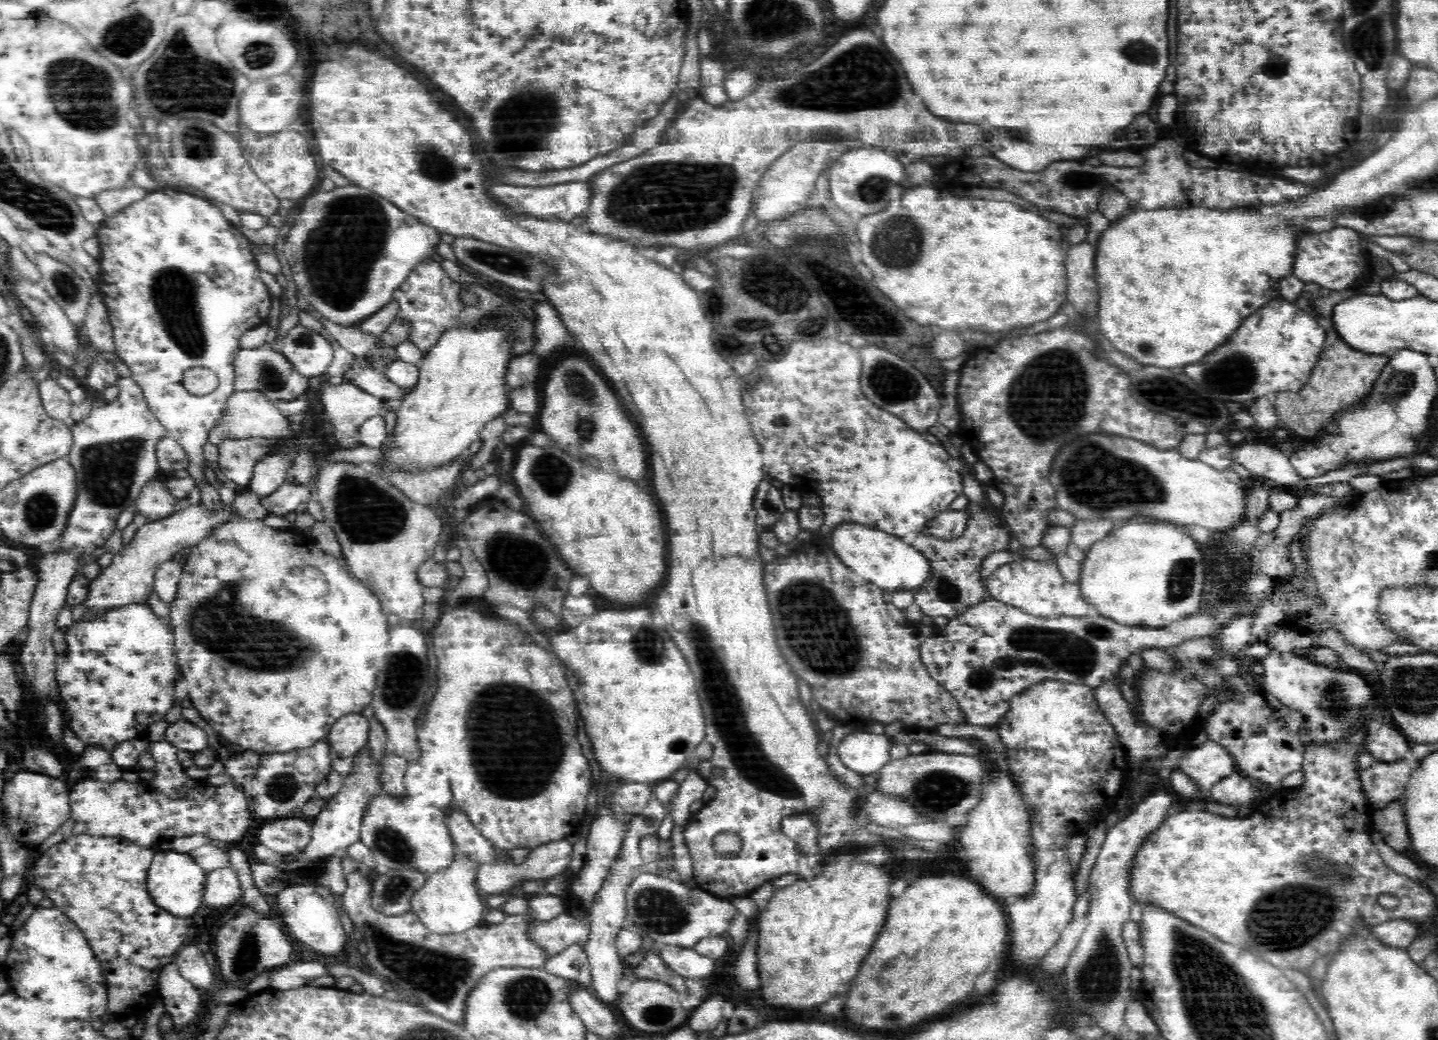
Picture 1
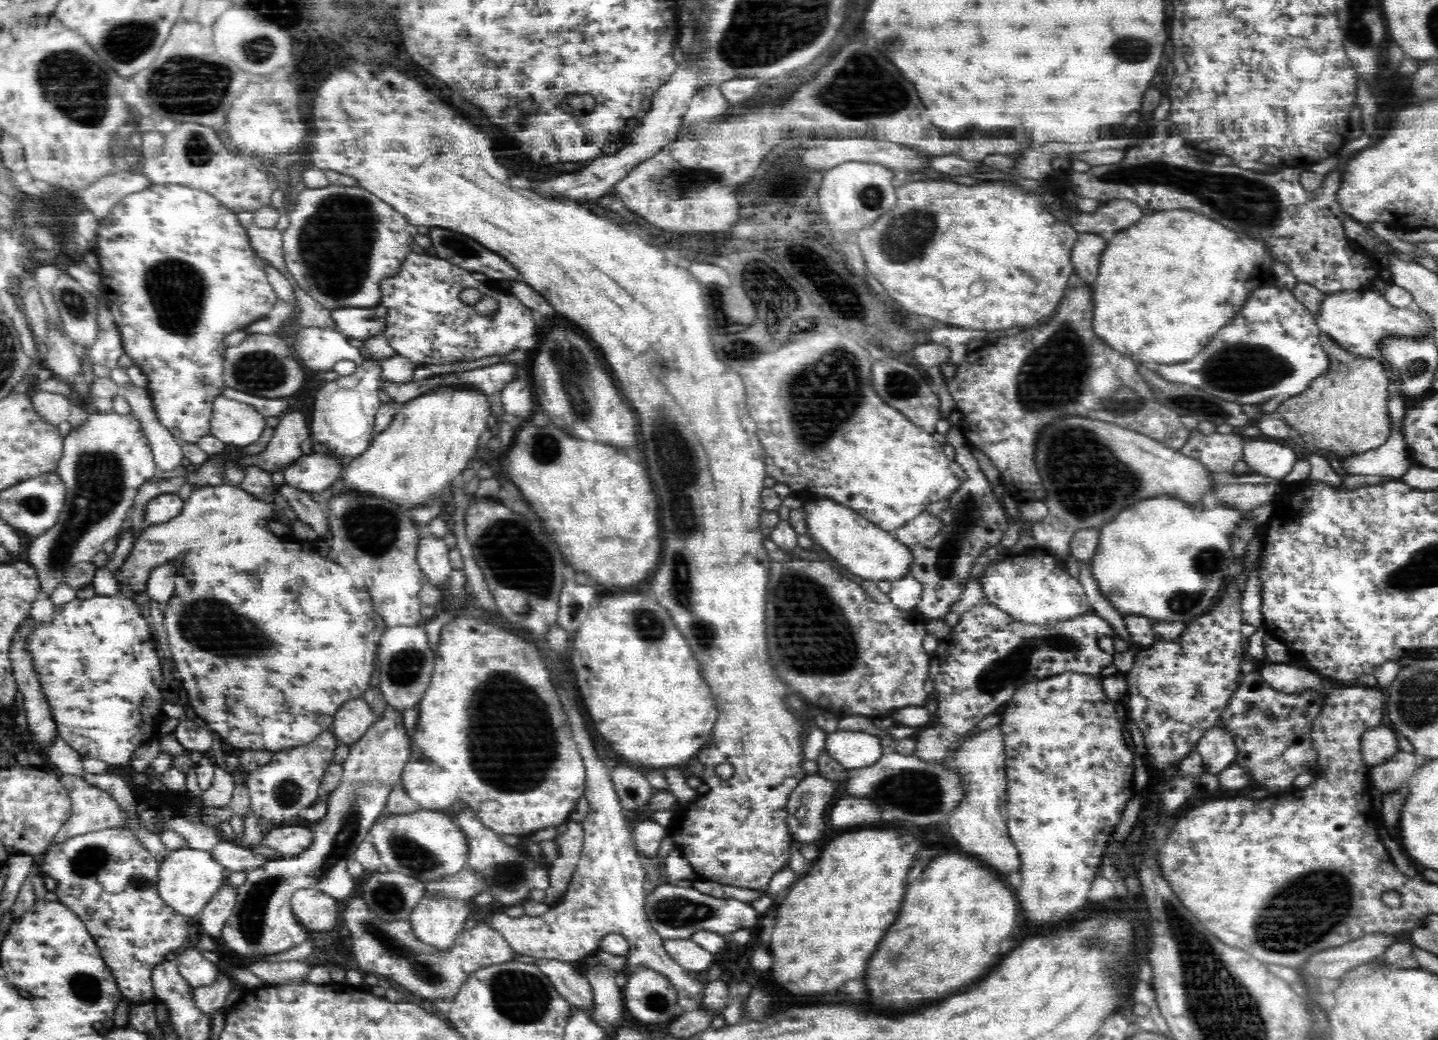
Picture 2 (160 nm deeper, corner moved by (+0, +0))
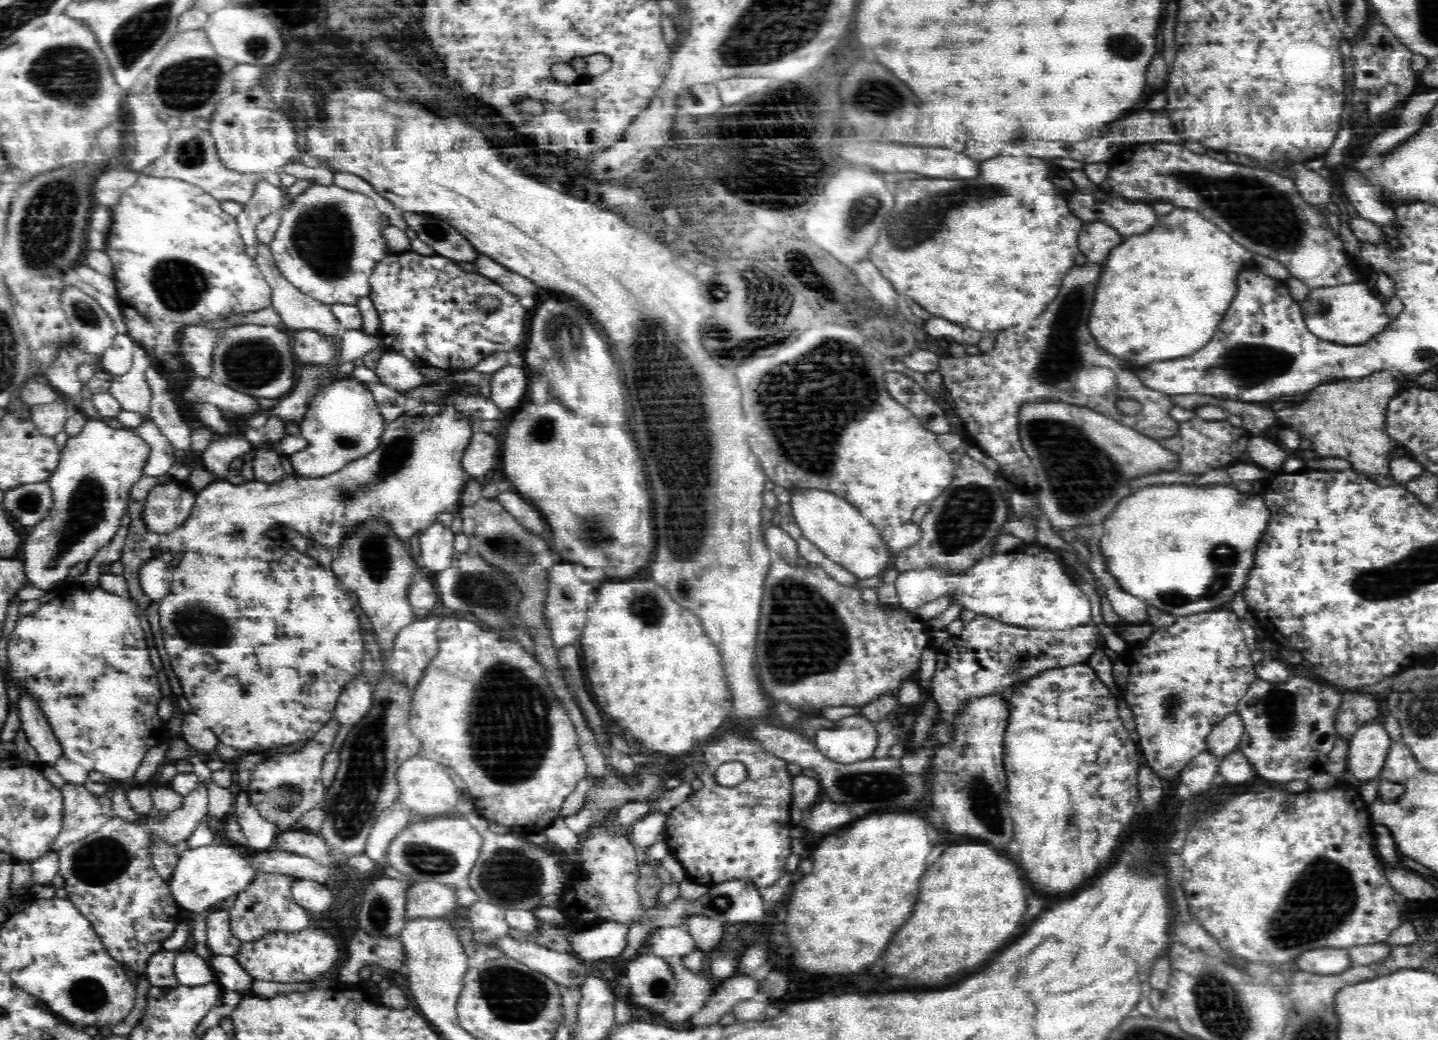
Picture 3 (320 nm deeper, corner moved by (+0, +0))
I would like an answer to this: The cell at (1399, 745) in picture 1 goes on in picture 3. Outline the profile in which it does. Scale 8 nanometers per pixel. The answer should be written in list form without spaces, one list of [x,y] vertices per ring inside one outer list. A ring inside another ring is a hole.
[[[1368,723],[1354,733],[1349,744],[1348,770],[1360,783],[1382,781],[1381,768],[1390,752],[1392,740],[1382,724]]]

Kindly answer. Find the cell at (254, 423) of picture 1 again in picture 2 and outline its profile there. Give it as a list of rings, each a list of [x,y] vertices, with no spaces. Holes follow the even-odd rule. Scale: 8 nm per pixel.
[[[222,395],[213,404],[211,436],[224,445],[244,448],[260,440],[267,418],[253,404]]]

